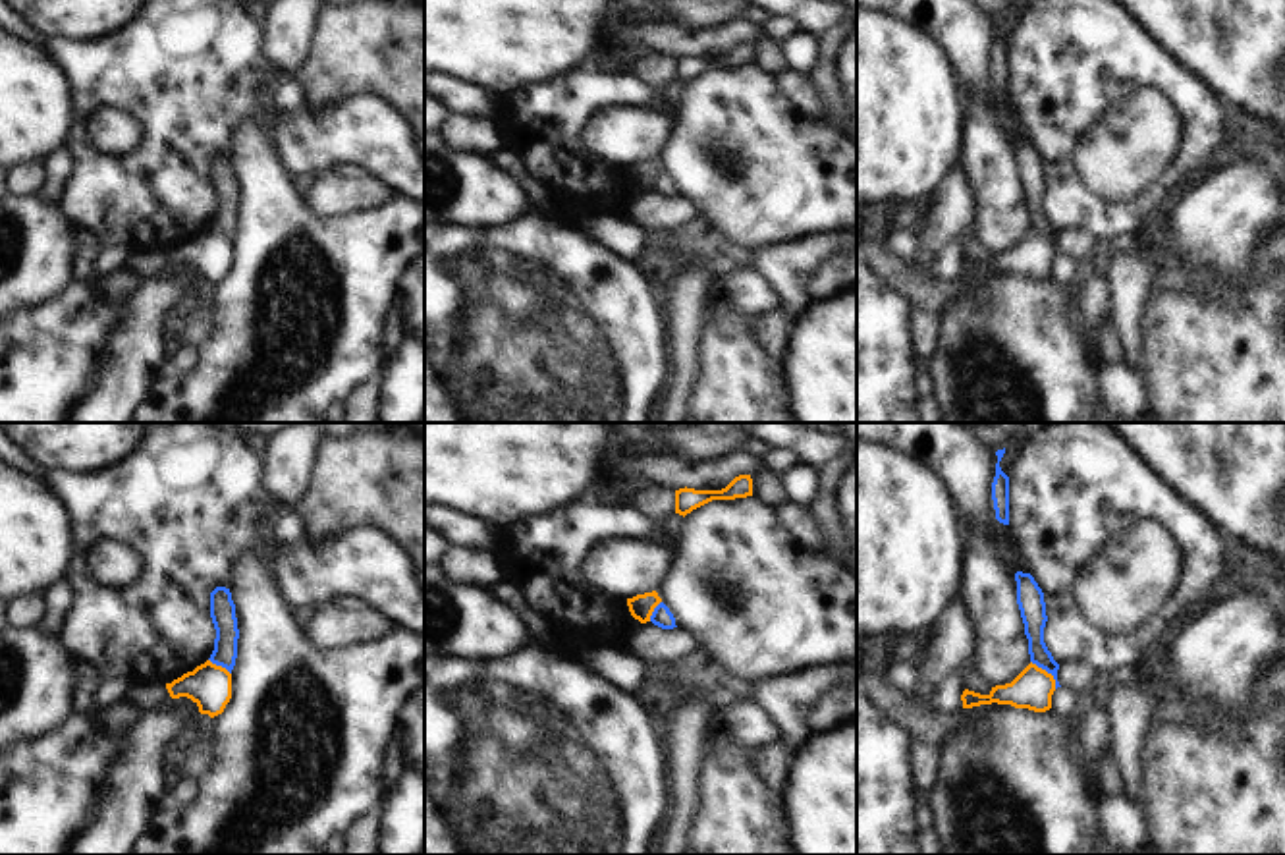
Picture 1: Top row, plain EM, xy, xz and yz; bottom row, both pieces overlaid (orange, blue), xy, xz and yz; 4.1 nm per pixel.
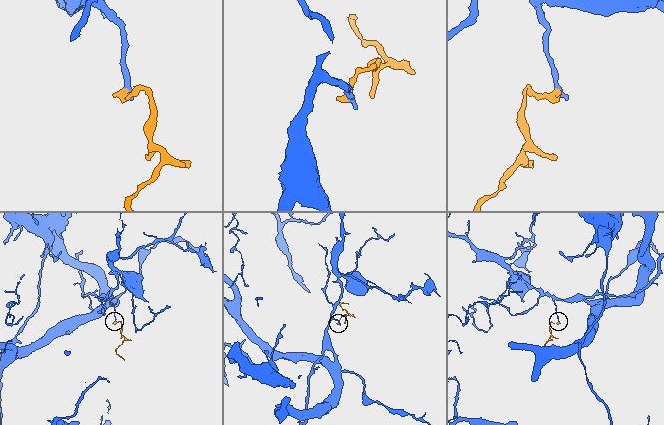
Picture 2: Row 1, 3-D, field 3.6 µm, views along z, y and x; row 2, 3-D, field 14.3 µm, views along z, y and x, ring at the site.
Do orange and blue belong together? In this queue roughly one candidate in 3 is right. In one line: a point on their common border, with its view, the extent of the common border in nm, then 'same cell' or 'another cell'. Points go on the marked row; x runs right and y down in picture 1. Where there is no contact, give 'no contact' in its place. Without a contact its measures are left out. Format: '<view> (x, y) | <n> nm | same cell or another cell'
yz (1046, 672) | 160 nm | another cell

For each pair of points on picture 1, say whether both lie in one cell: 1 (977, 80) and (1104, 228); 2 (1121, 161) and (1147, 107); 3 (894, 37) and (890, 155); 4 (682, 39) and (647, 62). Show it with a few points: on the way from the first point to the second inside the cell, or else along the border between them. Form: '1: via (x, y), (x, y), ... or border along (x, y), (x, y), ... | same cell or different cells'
1: border along (1013, 99), (1027, 118), (1033, 141) | different cells
2: via (1129, 147), (1143, 132), (1145, 120) | same cell
3: via (890, 66), (890, 126) | same cell
4: border along (633, 51), (653, 51), (674, 58) | different cells

